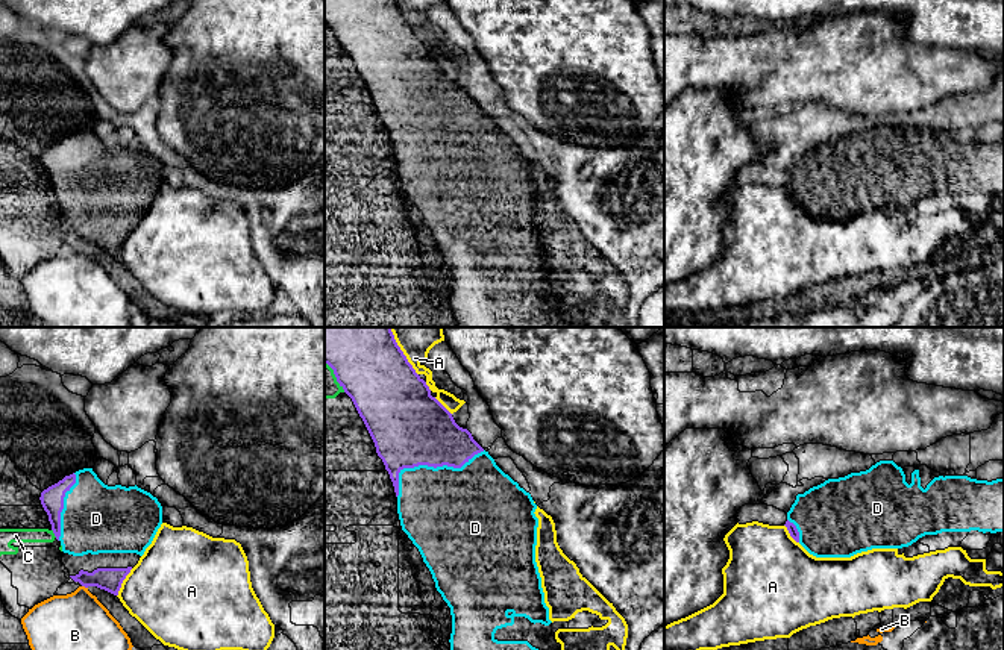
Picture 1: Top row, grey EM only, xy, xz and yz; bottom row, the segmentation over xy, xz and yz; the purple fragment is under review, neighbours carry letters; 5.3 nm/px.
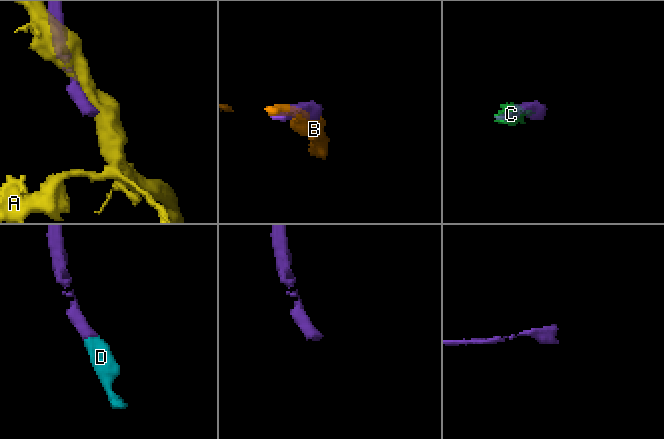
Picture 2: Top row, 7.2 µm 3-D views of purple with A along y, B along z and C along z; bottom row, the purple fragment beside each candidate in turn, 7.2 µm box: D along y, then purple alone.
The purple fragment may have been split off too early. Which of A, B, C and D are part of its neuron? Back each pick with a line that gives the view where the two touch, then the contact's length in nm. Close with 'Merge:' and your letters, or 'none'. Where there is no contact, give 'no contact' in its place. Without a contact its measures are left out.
D: contact in xz; length 550 nm
Merge: D

